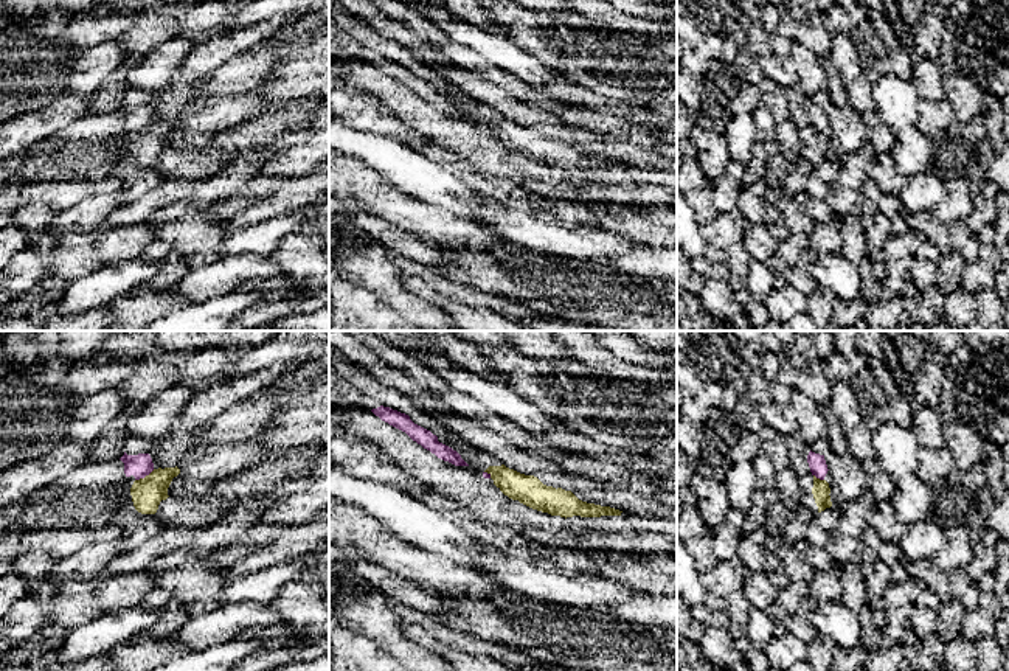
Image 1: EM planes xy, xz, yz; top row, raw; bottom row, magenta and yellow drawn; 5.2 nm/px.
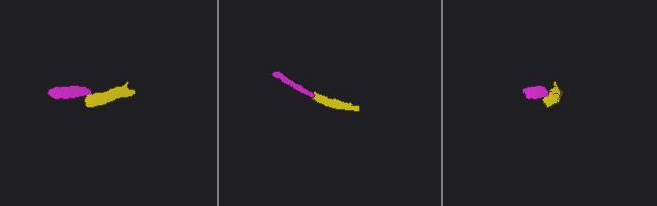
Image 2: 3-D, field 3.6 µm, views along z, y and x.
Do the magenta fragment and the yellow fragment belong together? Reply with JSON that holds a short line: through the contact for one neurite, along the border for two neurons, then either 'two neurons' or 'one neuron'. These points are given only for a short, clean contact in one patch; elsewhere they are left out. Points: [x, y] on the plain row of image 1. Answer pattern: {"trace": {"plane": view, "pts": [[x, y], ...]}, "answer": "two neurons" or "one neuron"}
{"trace": {"plane": "xy", "pts": [[154, 121], [135, 132]]}, "answer": "two neurons"}

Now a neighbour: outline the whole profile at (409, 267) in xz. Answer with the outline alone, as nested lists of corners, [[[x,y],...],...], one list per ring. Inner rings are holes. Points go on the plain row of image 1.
[[[390,250],[390,256],[396,266],[402,270],[405,276],[424,280],[433,290],[446,295],[455,301],[461,301],[472,308],[486,308],[501,317],[511,318],[514,322],[539,322],[539,320],[557,320],[554,315],[545,315],[536,312],[523,303],[515,300],[491,295],[472,286],[464,286],[455,283],[430,266],[424,266],[418,261],[411,261],[396,252]]]

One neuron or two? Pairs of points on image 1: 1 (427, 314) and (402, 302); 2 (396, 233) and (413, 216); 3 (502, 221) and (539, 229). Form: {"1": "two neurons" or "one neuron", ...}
{"1": "one neuron", "2": "two neurons", "3": "one neuron"}

